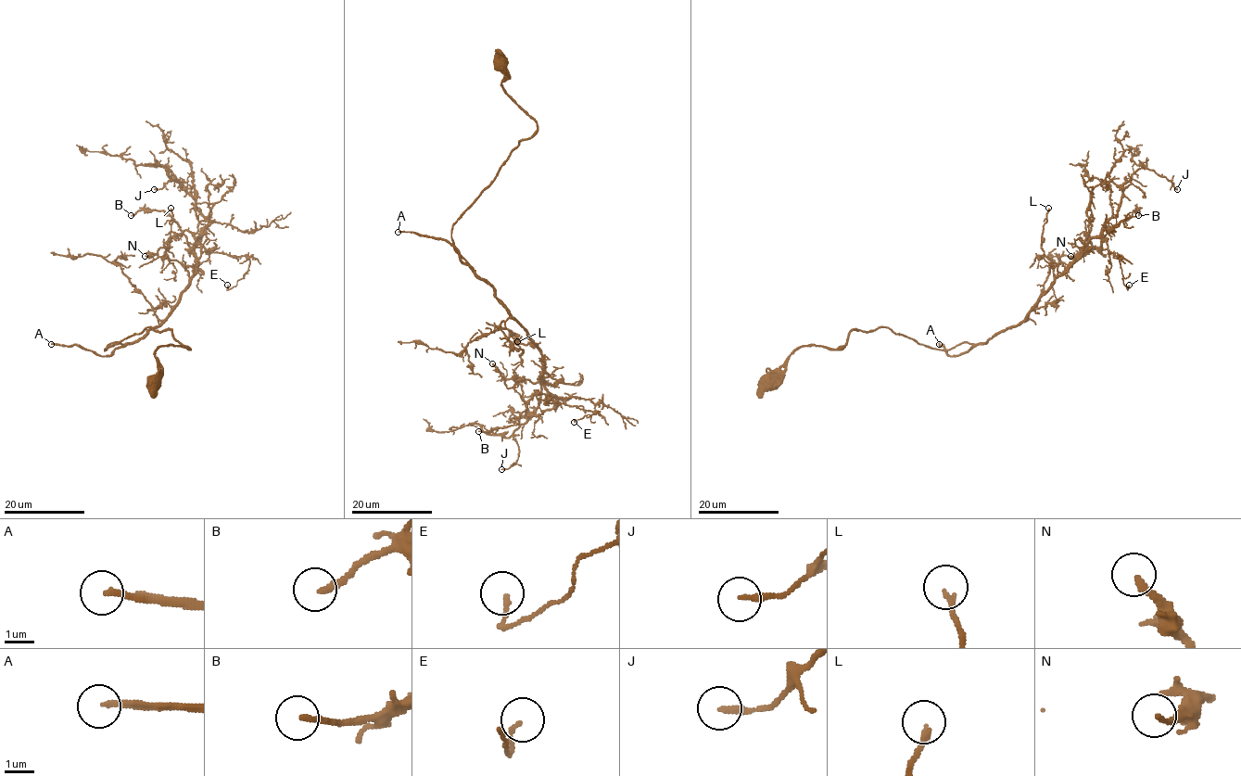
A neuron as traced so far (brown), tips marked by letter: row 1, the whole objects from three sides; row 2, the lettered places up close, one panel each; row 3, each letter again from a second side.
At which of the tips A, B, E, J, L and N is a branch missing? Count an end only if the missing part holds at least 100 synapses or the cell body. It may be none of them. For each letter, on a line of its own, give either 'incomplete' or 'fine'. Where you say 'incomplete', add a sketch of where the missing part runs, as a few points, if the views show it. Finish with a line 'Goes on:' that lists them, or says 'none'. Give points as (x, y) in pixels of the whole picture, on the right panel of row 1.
A: incomplete | (939, 344), (1051, 315), (996, 195), (1046, 273), (1077, 223), (972, 150)
B: fine
E: fine
J: fine
L: fine
N: fine
Goes on: A

